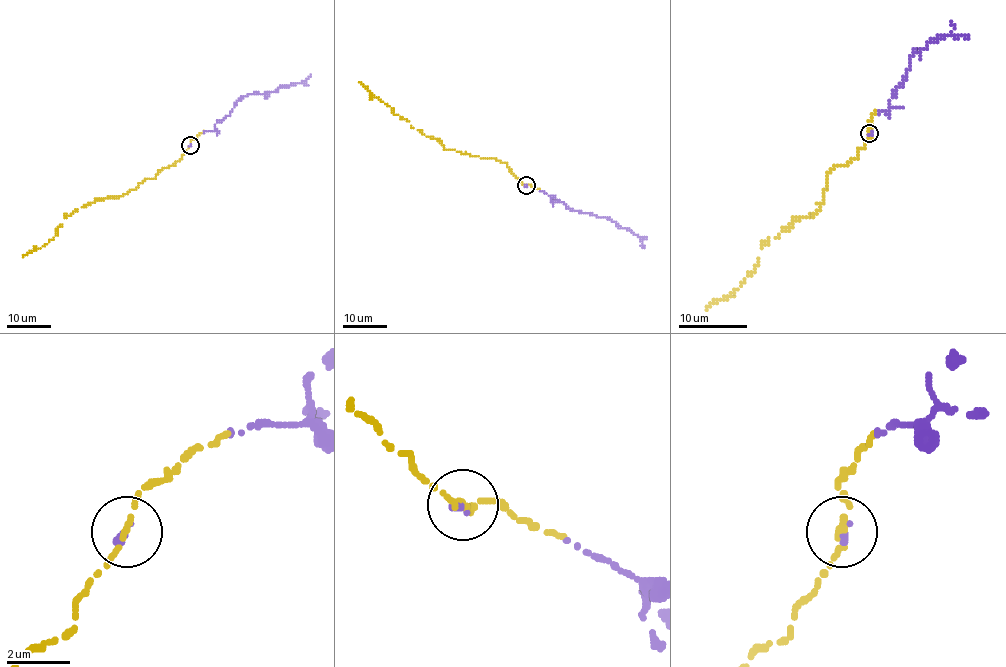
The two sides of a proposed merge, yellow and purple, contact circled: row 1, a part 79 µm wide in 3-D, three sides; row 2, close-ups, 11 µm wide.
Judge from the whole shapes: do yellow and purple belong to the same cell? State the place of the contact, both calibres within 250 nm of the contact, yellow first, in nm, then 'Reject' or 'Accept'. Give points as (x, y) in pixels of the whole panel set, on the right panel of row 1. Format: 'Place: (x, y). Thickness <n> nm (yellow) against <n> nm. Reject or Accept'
Place: (869, 133). Thickness 160 nm (yellow) against 240 nm. Accept

